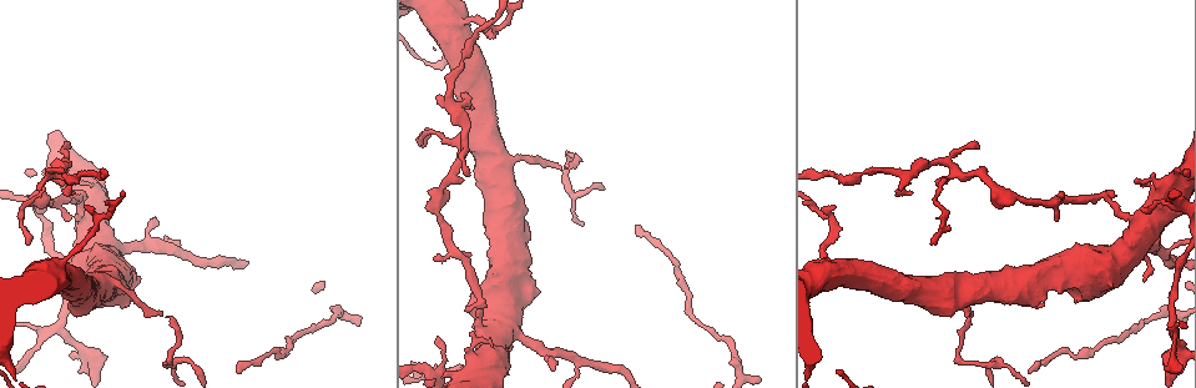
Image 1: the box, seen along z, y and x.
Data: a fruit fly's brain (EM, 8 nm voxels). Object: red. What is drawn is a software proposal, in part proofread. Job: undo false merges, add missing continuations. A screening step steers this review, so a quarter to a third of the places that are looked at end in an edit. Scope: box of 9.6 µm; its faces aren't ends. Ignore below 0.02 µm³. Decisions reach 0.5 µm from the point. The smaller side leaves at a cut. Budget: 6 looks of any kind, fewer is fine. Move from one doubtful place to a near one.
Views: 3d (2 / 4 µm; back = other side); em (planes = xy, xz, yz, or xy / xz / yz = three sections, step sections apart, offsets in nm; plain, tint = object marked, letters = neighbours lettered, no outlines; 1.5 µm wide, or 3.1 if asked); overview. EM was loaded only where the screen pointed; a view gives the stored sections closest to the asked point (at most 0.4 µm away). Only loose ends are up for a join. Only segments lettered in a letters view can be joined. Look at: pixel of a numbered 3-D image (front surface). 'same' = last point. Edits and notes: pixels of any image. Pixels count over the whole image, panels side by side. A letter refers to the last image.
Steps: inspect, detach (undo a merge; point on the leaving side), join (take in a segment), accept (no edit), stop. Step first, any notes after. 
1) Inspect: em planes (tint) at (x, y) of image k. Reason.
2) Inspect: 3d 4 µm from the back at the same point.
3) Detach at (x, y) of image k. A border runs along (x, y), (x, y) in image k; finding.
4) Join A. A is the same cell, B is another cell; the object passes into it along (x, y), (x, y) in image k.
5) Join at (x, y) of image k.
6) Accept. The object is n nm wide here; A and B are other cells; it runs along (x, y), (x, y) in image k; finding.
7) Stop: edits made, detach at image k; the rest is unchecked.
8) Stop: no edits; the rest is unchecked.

Inspect: 3d 4 µm at (1165, 253) of image 1. Side arm on a straight run.

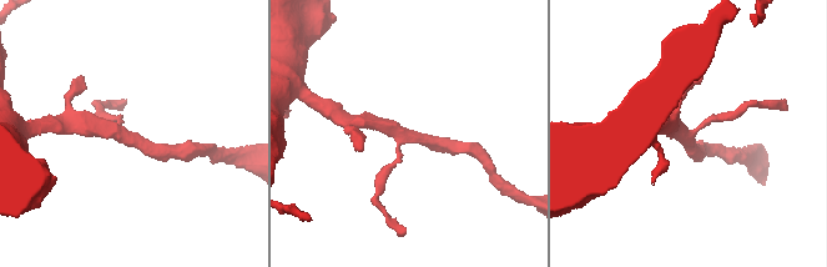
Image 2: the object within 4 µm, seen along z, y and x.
Inspect: em planes (letters) at (398, 131) of image 2. 3 arms meet here; need the tissue.

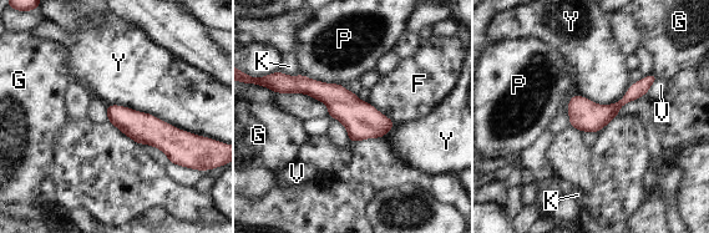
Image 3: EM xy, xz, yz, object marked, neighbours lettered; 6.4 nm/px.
Accept. The object is 160 nm wide here; F, G, K, P, V and Y are other cells; a border runs along (106, 104), (150, 112), (196, 135) in image 3; continuous, no second neuron.

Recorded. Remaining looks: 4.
Inspect: em xy step 4 (letters) at (38, 210) of image 1. An open end.

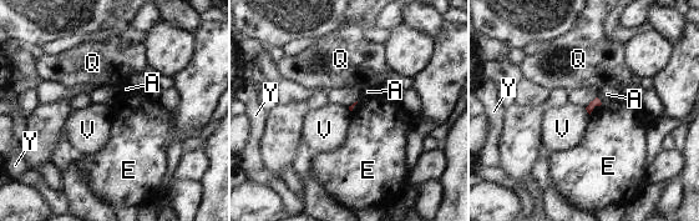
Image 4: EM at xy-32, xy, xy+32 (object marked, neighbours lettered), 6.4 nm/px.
Inspect: em planes (letters) at the same point.

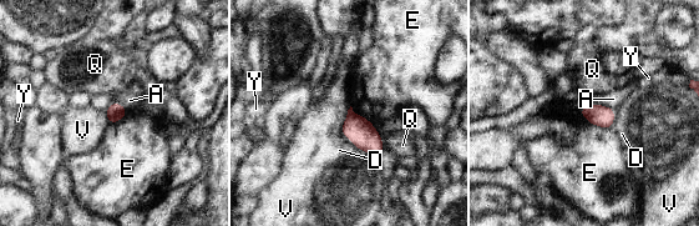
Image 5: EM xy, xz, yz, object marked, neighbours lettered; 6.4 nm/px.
Accept. A, D, E, Q, V and Y are other cells; a border runs along (340, 129), (356, 147) in image 5; none of them fits.

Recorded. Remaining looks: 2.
Stop: no edits; the rest is unchecked.

